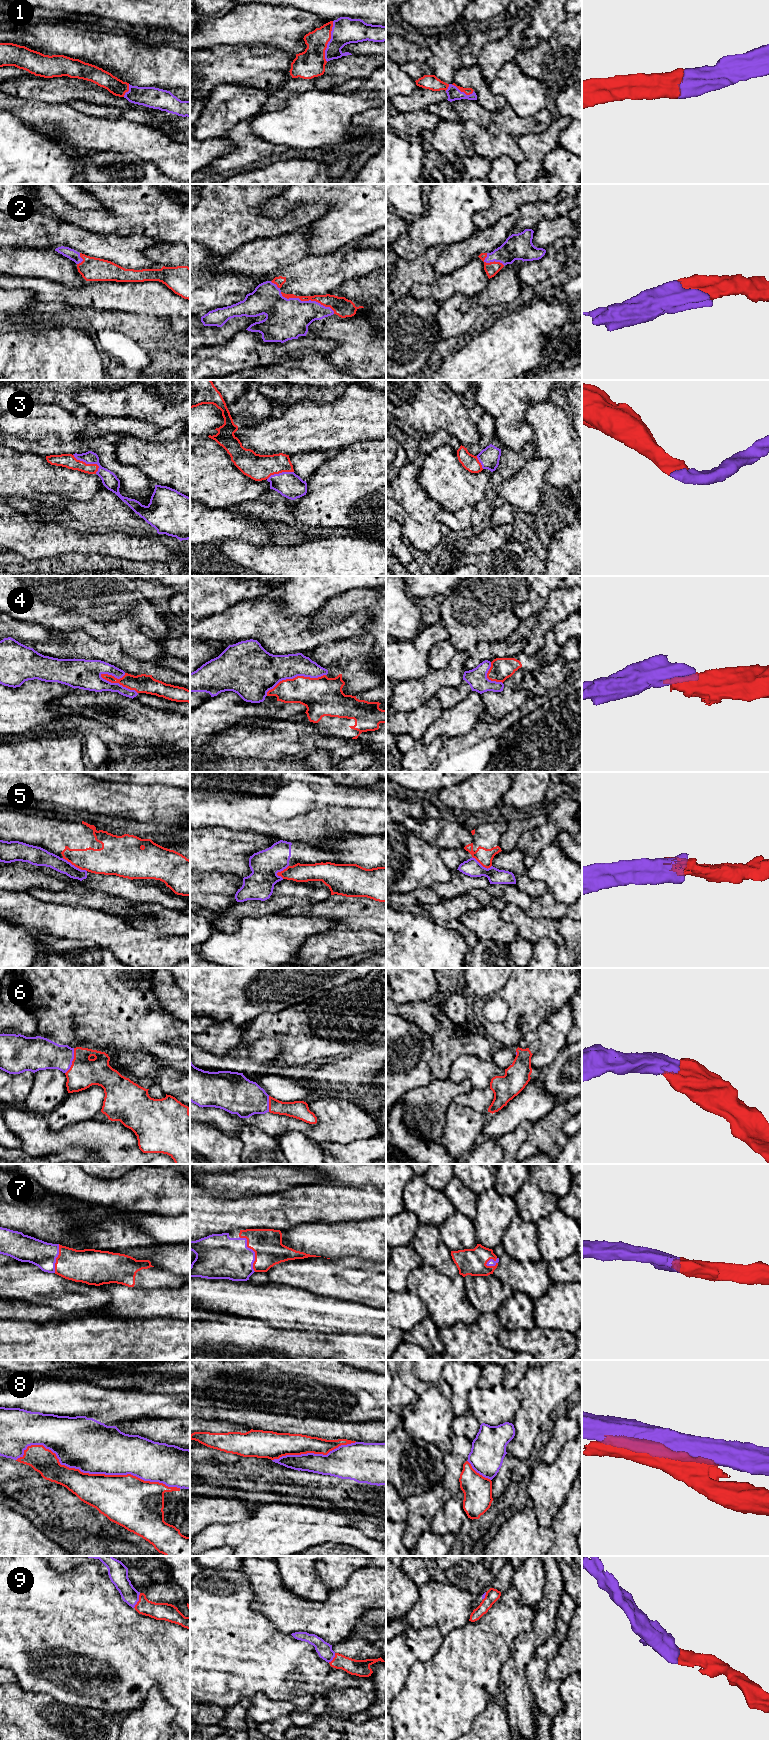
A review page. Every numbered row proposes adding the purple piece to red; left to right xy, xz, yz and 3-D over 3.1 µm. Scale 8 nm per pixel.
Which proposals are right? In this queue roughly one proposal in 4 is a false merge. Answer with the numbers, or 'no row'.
1, 2, 3, 6, 7, 9

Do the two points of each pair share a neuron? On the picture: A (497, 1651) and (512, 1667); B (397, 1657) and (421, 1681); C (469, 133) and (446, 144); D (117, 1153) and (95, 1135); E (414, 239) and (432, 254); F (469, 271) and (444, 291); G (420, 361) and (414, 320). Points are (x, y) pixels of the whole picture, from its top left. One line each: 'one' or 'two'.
A: two
B: two
C: two
D: one
E: two
F: one
G: one

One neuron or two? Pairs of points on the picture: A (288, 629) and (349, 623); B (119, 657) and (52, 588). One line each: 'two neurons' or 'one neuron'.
A: one neuron
B: two neurons

